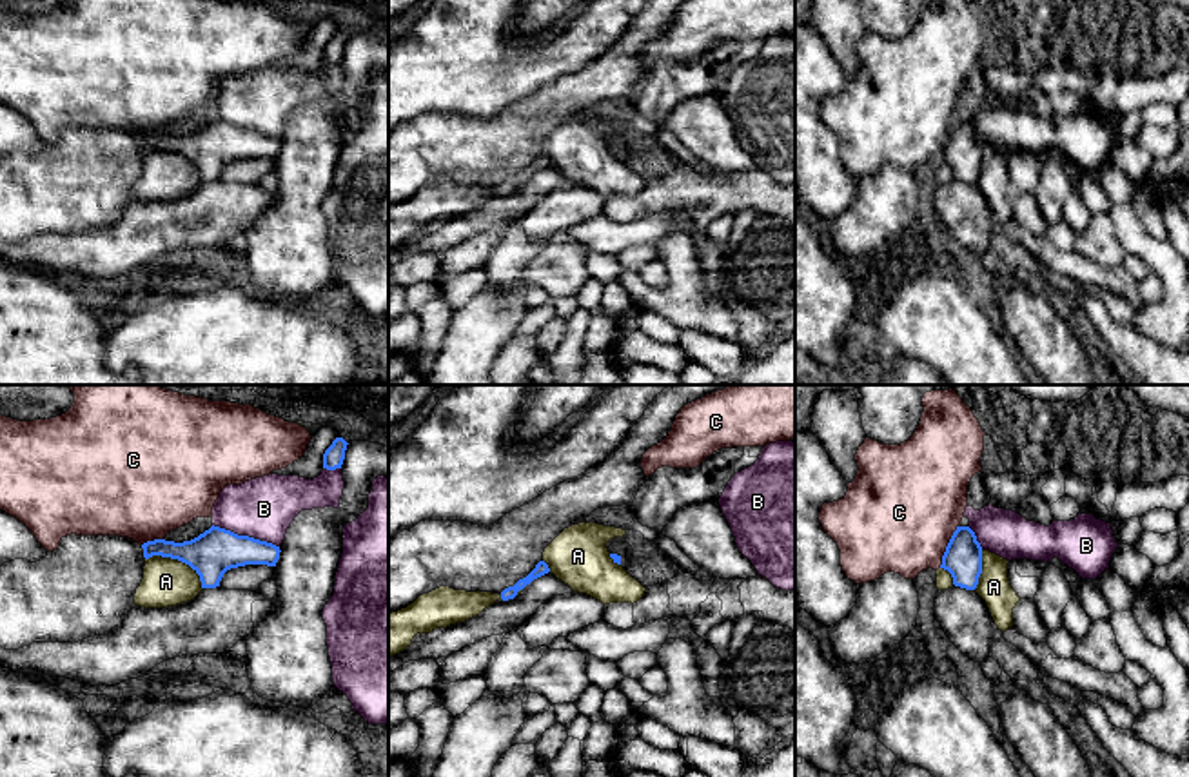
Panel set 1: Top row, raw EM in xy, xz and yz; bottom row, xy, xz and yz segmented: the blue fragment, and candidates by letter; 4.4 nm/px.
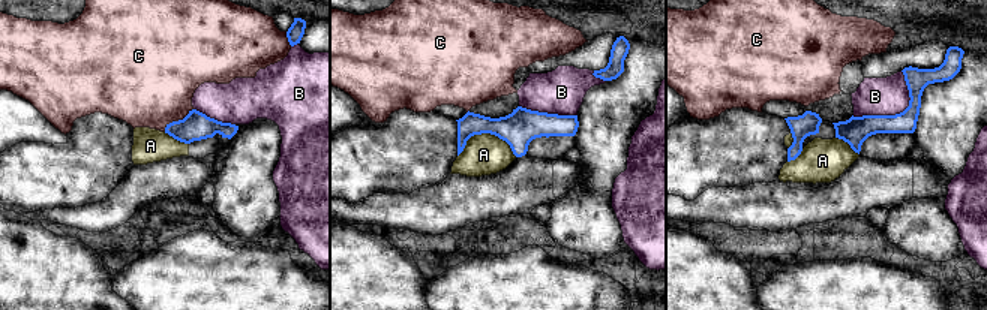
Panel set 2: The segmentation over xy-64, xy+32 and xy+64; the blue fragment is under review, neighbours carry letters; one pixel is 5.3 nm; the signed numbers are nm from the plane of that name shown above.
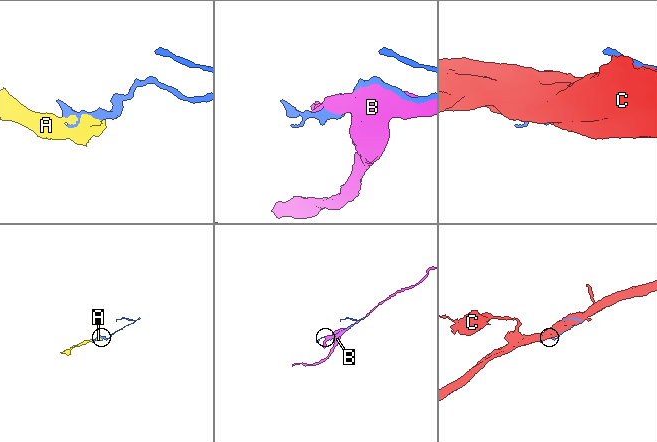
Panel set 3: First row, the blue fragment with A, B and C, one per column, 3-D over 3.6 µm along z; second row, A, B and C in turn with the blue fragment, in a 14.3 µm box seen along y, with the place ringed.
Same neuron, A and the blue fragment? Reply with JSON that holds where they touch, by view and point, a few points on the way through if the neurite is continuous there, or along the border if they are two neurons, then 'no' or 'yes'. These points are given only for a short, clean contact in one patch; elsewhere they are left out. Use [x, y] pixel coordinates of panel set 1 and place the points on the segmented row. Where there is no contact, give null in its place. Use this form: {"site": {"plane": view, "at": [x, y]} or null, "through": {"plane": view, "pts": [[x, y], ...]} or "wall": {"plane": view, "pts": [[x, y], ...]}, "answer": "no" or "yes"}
{"site": {"plane": "xy", "at": [178, 560]}, "answer": "yes"}

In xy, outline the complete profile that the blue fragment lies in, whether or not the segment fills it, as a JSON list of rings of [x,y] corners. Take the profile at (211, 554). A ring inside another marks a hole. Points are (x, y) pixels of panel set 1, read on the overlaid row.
[[[211,526],[183,543],[154,539],[142,545],[143,579],[134,605],[167,608],[194,599],[203,588],[216,588],[223,574],[245,565],[276,566],[280,546],[231,530]]]

